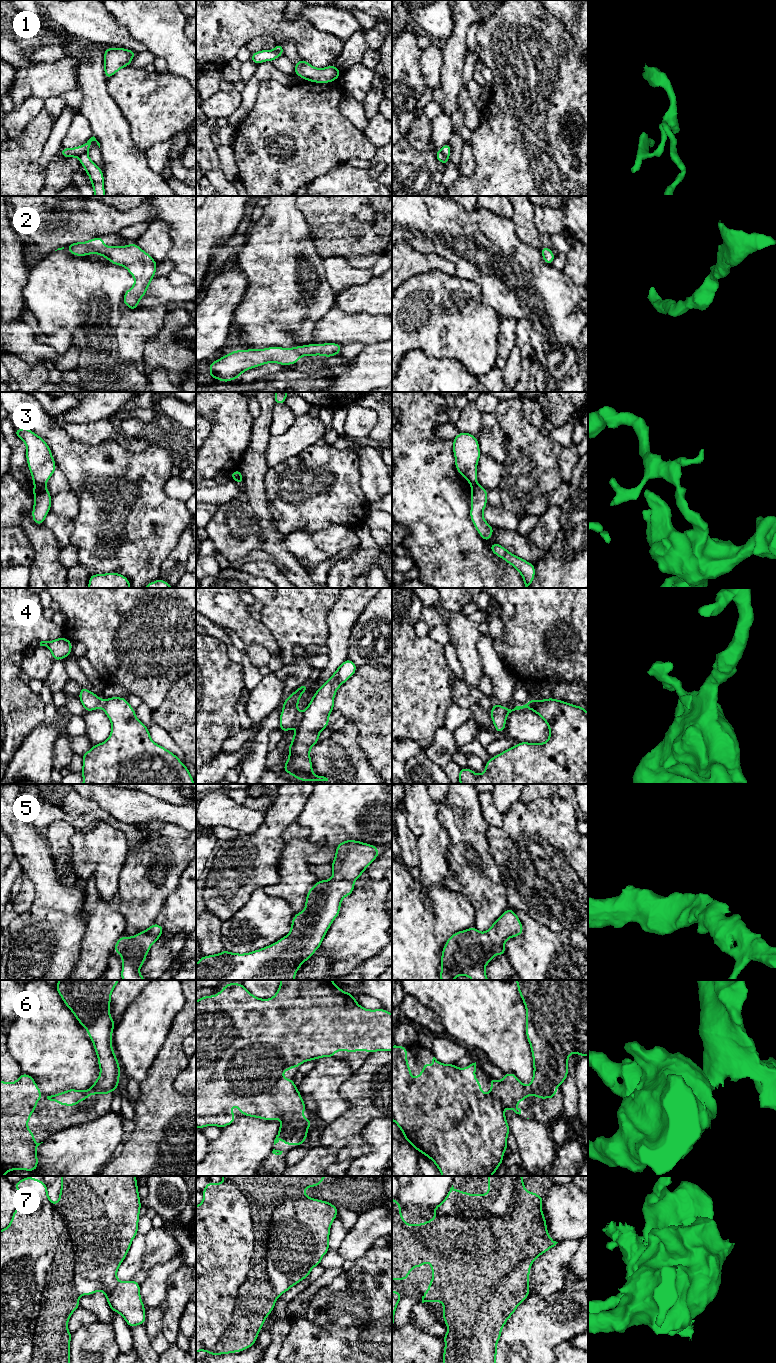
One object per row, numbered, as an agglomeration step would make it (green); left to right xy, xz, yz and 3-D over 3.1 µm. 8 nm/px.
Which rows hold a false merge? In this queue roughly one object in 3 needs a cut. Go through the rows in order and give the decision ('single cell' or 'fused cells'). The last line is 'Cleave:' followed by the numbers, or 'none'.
1: fused cells
2: single cell
3: fused cells
4: fused cells
5: single cell
6: single cell
7: fused cells
Cleave: 1, 3, 4, 7

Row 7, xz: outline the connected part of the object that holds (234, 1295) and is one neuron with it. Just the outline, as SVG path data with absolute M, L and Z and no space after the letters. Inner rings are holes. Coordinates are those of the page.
M209 1181L202 1190L203 1201L196 1206L196 1352L206 1351L209 1355L222 1355L242 1352L256 1343L258 1334L264 1325L268 1315L273 1311L279 1294L271 1284L271 1275L267 1272L267 1251L262 1245L256 1244L262 1241L267 1226L267 1218L278 1209L273 1206L260 1205L258 1201L252 1201L241 1189L230 1182L223 1181L220 1184Z

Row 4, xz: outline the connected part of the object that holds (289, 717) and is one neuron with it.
M302 684L283 702L283 709L279 717L280 730L284 733L291 730L298 724L300 713L298 711L298 702L301 695L307 691L308 685Z

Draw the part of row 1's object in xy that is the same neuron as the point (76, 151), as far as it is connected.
M93 136L86 143L84 143L81 146L74 147L74 148L62 148L60 150L60 153L65 158L71 158L71 157L77 157L78 158L81 154L88 152L88 150L91 148L91 142L92 141L96 141L97 145L100 148L100 143Z

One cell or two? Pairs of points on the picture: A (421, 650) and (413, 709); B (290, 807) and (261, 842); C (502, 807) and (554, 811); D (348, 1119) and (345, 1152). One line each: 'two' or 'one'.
A: one
B: one
C: two
D: one

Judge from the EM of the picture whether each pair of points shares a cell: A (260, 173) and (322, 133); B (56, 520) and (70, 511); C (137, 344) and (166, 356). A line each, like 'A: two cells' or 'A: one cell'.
A: one cell
B: two cells
C: two cells

